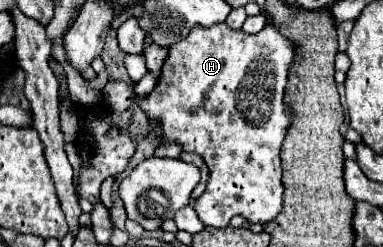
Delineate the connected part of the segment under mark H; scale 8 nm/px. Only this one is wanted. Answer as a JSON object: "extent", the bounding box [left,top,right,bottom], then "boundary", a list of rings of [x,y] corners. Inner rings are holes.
{"extent":[137,23,295,229],"boundary":[[[225,23],[193,27],[181,43],[169,49],[159,83],[145,97],[137,95],[137,105],[149,123],[159,125],[159,145],[177,143],[183,151],[199,153],[209,167],[209,181],[203,195],[195,201],[195,211],[205,227],[225,229],[233,215],[243,215],[249,223],[269,223],[283,201],[281,185],[281,143],[291,127],[293,113],[285,105],[287,73],[295,57],[295,47],[277,27],[267,25],[255,35],[233,31]]]}

